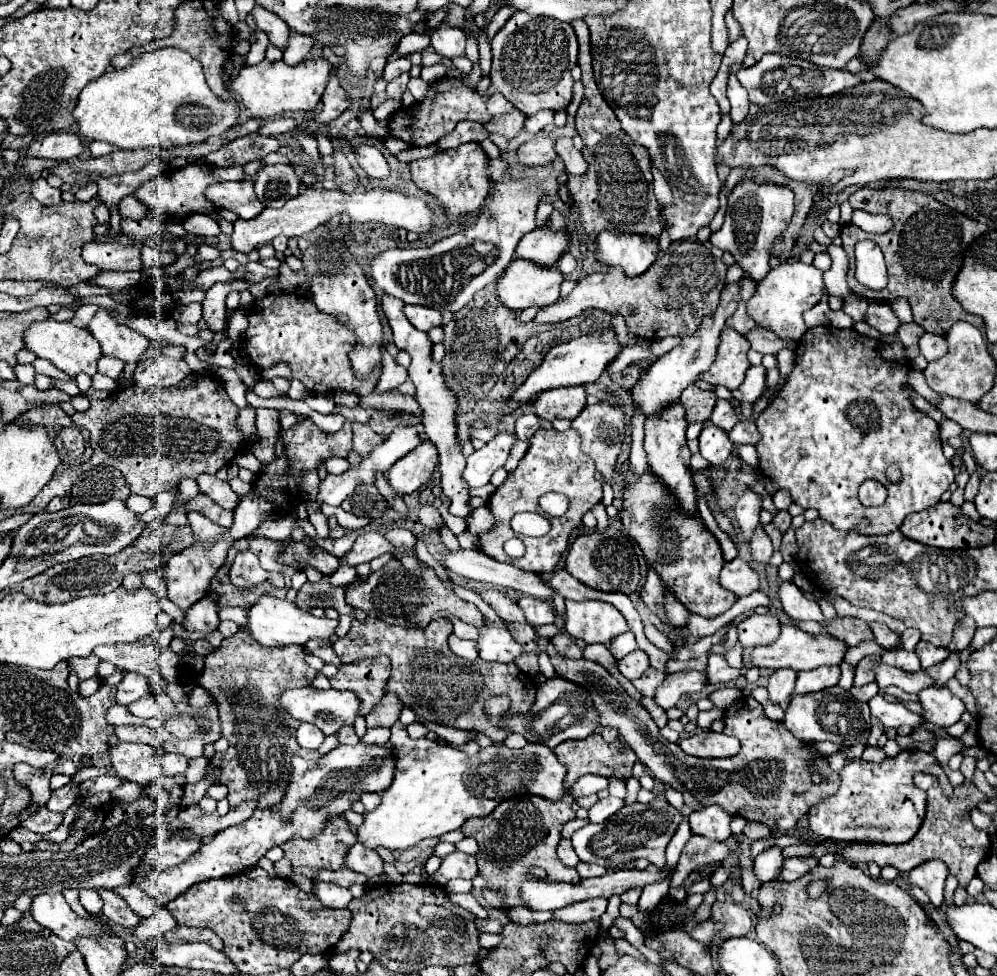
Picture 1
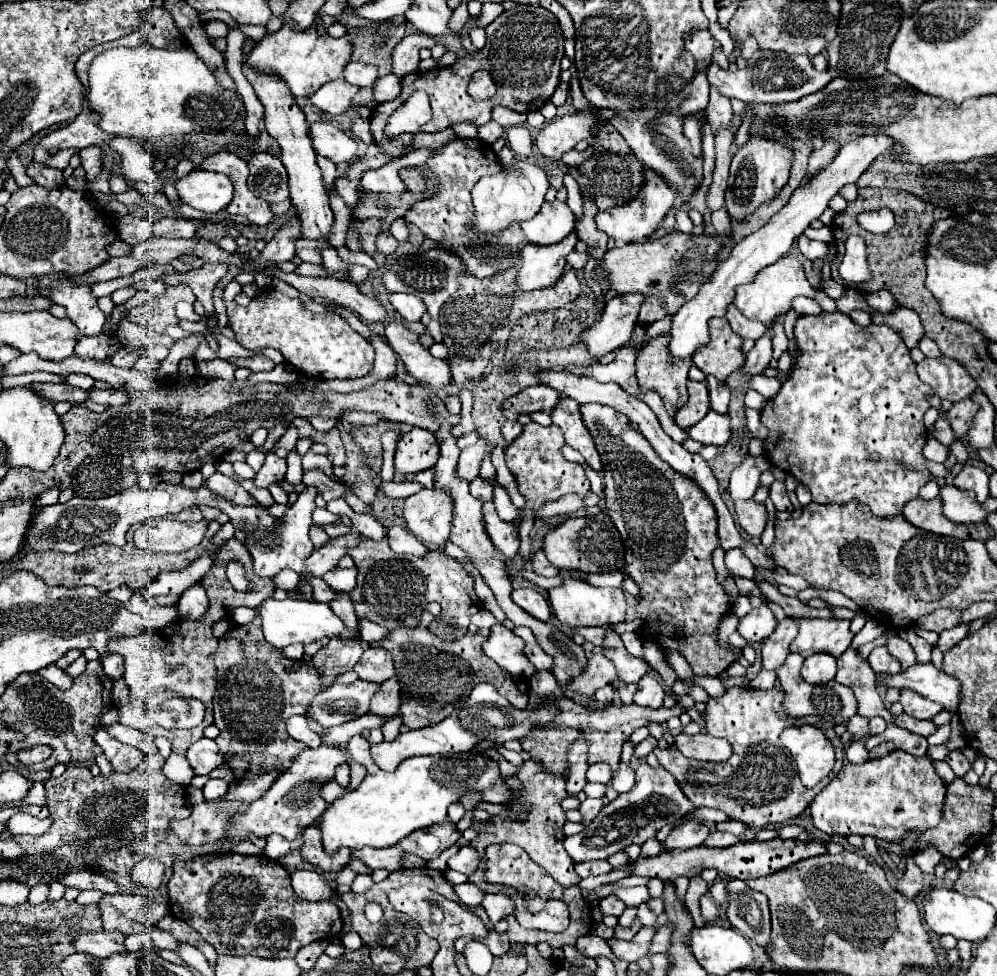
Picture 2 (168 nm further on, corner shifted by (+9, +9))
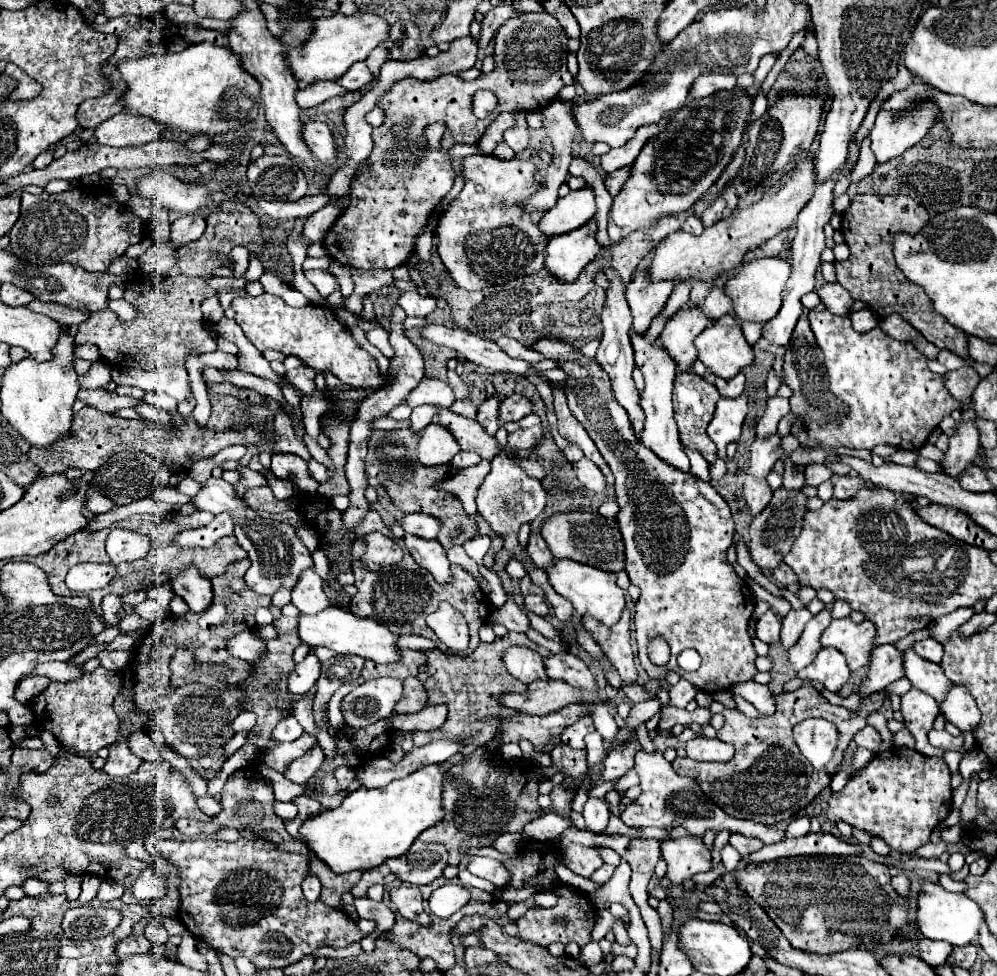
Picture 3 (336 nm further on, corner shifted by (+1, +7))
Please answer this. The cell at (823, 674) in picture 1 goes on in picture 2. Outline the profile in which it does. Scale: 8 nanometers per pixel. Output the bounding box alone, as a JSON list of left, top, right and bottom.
[801,654,837,684]

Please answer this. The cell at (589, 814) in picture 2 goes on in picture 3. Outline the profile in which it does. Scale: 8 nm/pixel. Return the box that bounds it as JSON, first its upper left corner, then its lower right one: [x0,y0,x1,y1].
[583,798,609,832]

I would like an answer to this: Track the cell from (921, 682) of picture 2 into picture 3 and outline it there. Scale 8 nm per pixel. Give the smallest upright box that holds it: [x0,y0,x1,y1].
[939,684,981,730]

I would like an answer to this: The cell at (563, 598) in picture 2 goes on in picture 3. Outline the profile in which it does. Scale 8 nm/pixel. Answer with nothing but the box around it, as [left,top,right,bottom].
[547,560,625,626]

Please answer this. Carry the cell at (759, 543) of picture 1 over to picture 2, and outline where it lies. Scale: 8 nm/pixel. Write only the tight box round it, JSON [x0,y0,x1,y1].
[735,498,767,538]

